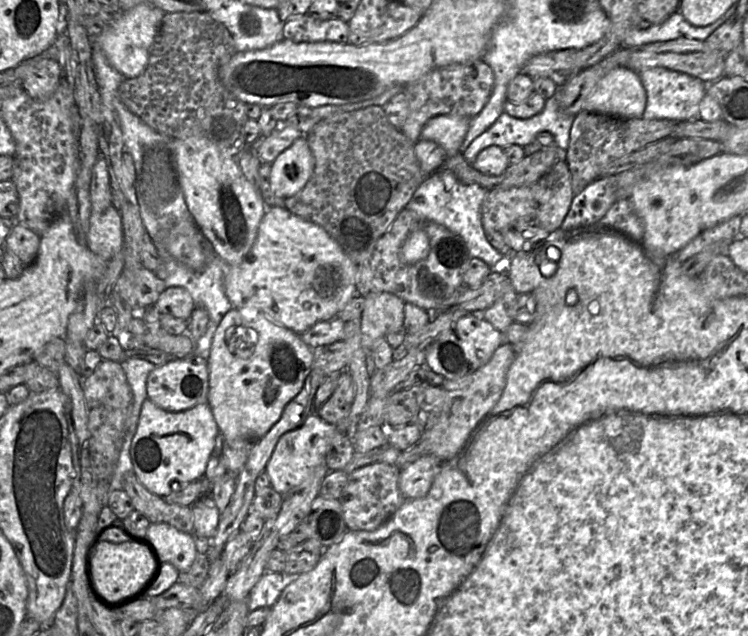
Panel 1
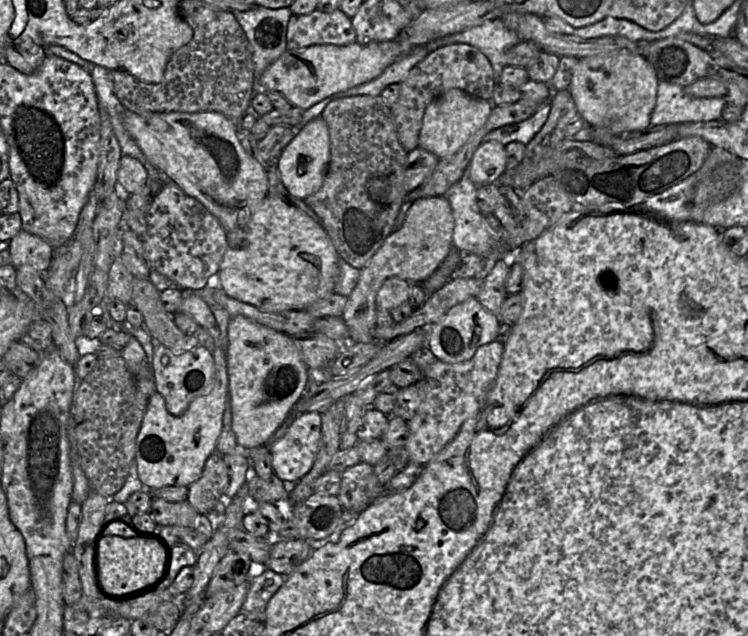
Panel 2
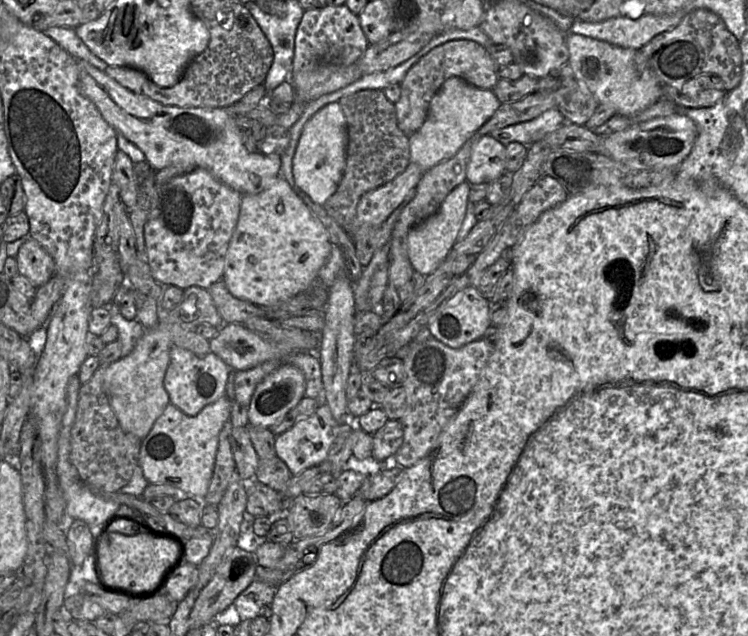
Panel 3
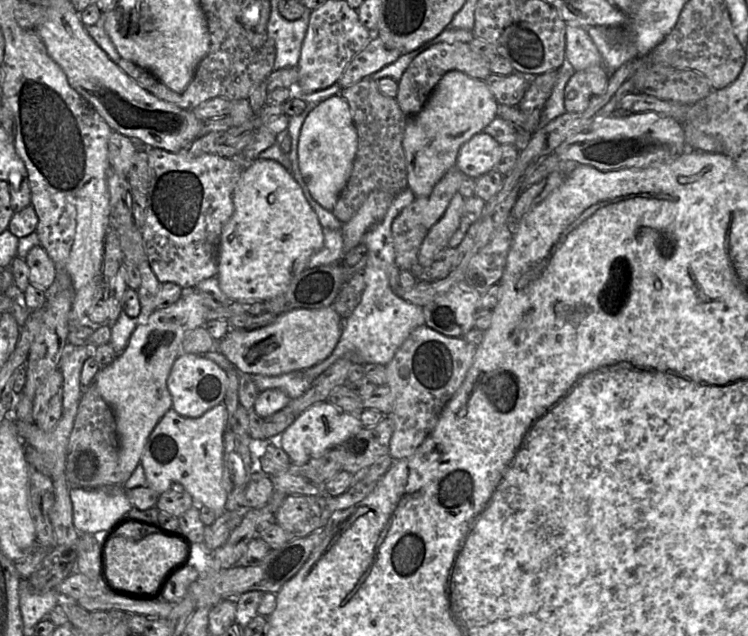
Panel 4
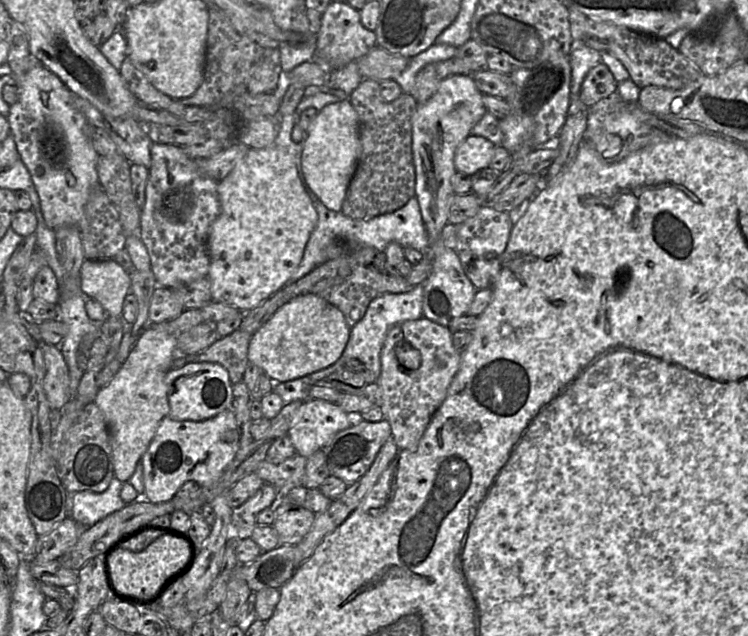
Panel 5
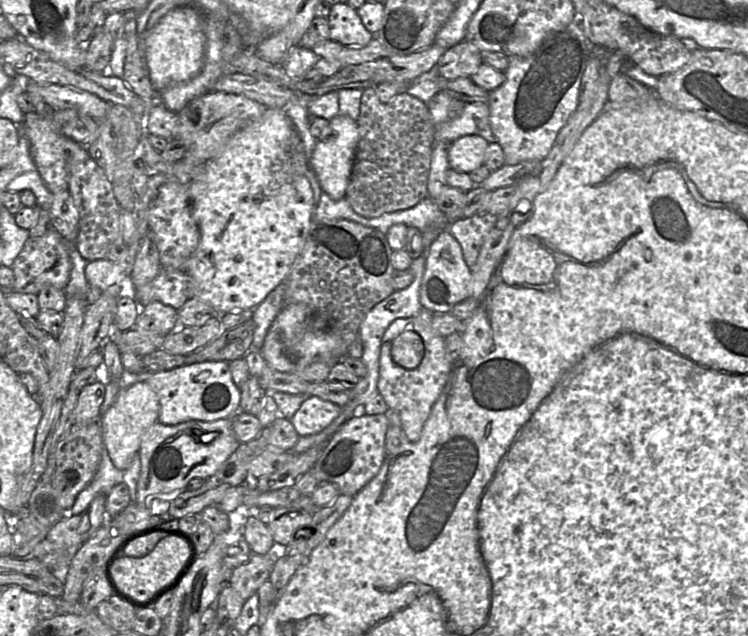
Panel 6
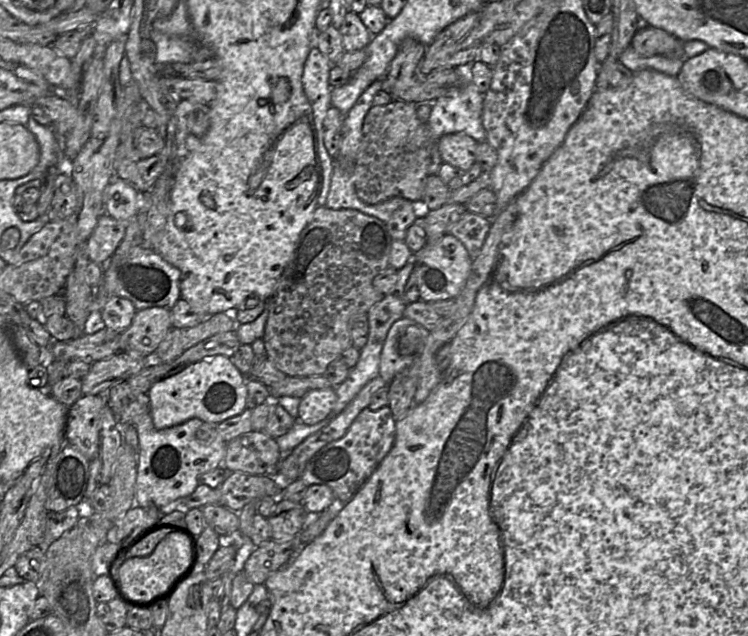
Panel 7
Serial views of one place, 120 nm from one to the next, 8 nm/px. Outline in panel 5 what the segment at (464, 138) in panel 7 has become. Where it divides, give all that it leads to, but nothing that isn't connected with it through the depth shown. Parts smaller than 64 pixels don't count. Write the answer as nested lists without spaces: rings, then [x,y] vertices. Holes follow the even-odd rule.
[[[469,135],[457,148],[454,165],[469,176],[490,167],[495,145],[483,136]]]

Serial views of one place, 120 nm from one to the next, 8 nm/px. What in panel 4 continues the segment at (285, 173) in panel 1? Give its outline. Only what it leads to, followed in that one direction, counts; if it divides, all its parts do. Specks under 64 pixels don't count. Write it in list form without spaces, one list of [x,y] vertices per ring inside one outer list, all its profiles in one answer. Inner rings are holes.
[[[340,95],[316,105],[306,117],[298,139],[298,166],[314,200],[332,211],[353,168],[358,135],[347,101]]]

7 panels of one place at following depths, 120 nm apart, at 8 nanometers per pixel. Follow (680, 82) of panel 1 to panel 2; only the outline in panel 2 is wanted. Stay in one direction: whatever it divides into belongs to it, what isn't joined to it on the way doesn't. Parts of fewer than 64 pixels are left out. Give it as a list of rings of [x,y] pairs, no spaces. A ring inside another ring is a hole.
[[[659,80],[650,127],[718,120],[727,104],[719,98],[693,97],[684,87]]]

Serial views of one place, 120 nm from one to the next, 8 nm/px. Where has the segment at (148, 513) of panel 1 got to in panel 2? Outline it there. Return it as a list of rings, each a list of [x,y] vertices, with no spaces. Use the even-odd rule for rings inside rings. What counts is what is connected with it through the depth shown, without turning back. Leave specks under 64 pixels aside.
[[[159,497],[151,501],[150,515],[158,527],[177,525],[195,527],[198,512],[185,500],[170,502]]]

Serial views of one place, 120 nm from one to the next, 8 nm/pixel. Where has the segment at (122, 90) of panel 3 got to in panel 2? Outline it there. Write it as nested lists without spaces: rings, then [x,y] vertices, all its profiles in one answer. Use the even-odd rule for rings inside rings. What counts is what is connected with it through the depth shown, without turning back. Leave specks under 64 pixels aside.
[[[125,109],[123,114],[123,124],[127,132],[135,140],[142,150],[148,161],[167,178],[169,181],[176,183],[179,188],[188,196],[199,201],[211,214],[213,214],[226,232],[233,229],[243,228],[251,219],[252,215],[259,207],[261,202],[266,198],[268,193],[267,169],[255,158],[250,156],[243,148],[237,126],[223,114],[218,112],[157,112],[139,114]]]

